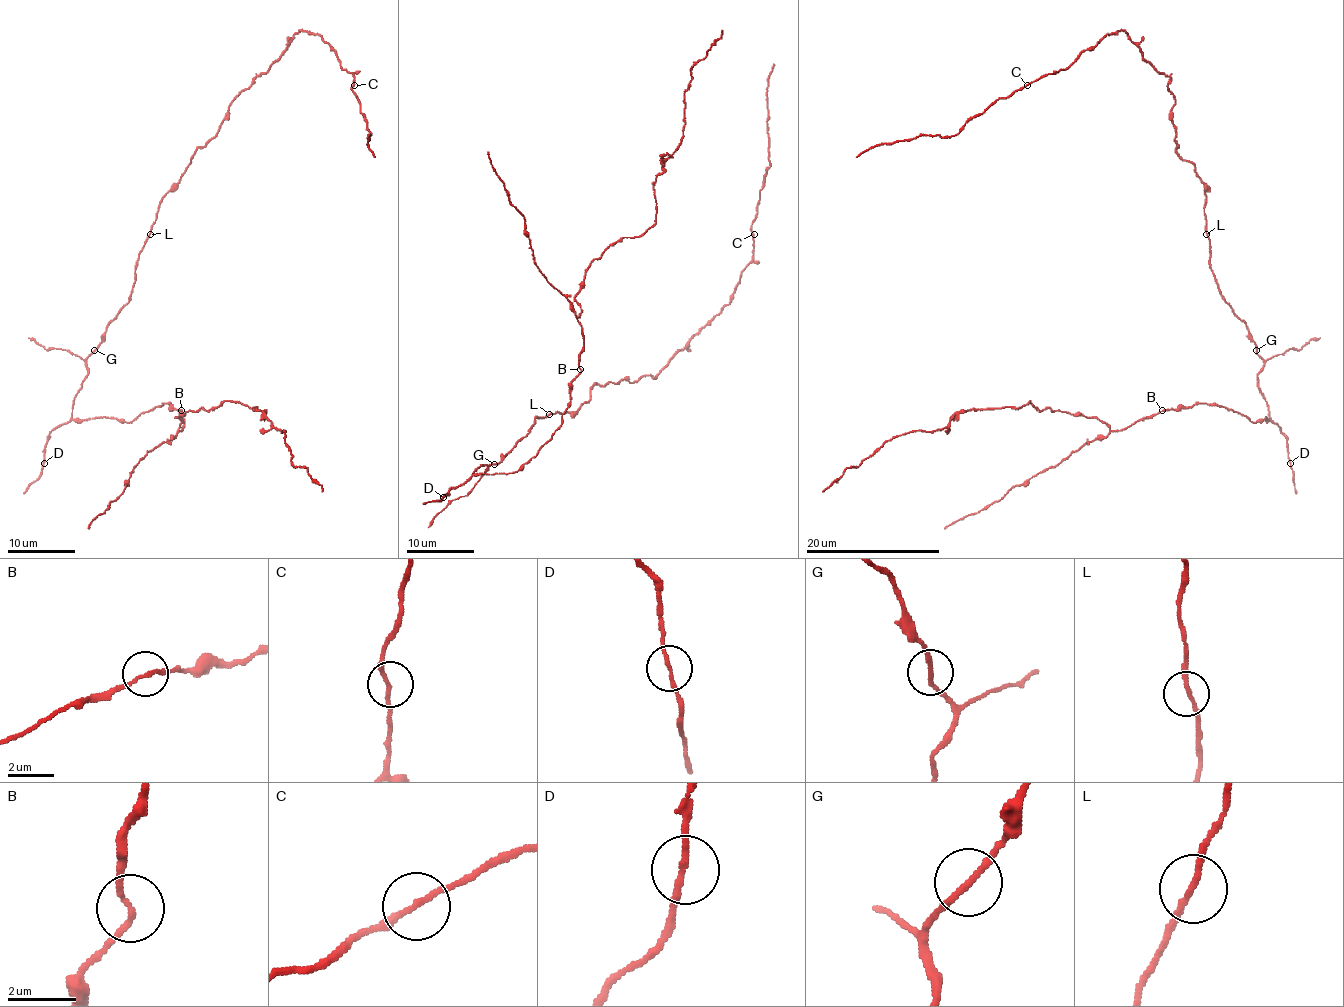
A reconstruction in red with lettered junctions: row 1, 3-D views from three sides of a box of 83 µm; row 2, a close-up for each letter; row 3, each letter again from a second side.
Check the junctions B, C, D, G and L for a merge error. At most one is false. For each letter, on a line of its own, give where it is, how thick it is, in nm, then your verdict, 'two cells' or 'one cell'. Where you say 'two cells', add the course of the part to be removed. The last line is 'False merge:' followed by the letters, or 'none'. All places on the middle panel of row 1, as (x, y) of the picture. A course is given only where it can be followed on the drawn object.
B: at (580, 369); 160 nm thick; one cell
C: at (754, 234); 160 nm thick; one cell
D: at (443, 497); 160 nm thick; one cell
G: at (494, 464); 180 nm thick; one cell
L: at (549, 414); 170 nm thick; one cell
False merge: none

